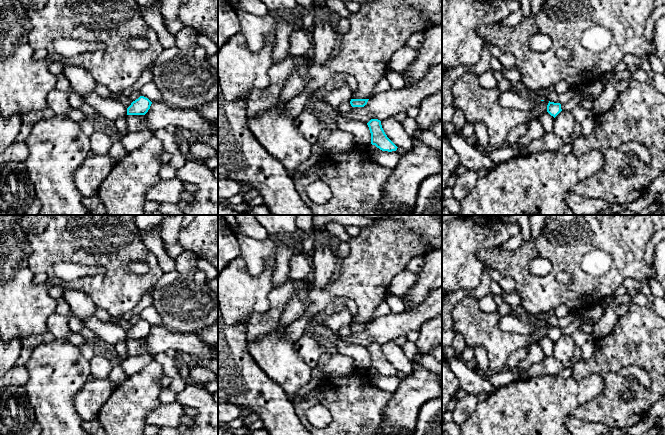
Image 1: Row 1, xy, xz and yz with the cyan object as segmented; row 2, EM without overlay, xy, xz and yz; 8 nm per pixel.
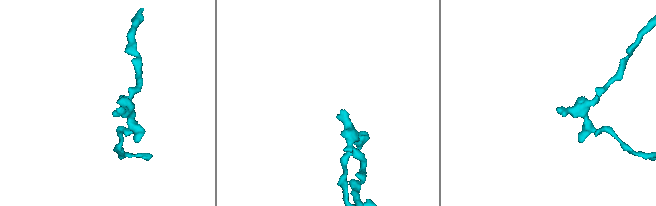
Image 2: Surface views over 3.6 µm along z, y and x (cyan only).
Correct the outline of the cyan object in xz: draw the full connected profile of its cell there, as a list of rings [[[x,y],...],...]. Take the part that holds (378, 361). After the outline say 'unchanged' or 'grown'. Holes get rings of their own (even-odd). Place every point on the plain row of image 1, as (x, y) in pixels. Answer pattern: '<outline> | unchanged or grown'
[[[371,343],[367,349],[371,357],[372,369],[375,369],[382,375],[392,376],[397,374],[398,371],[385,358],[380,344]]] | unchanged

